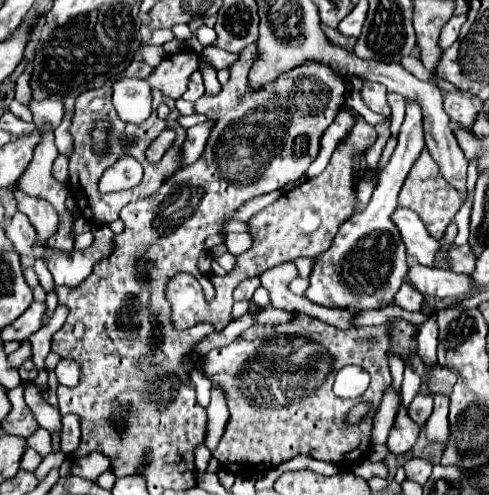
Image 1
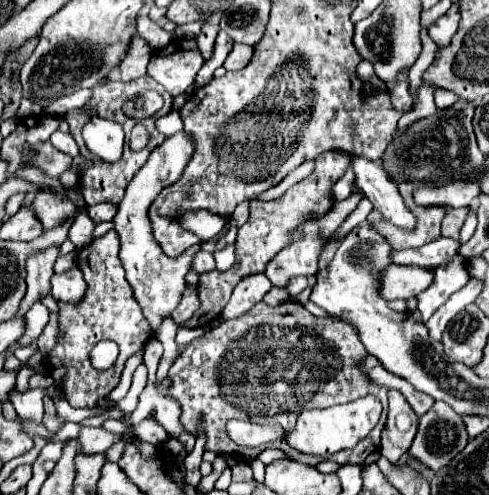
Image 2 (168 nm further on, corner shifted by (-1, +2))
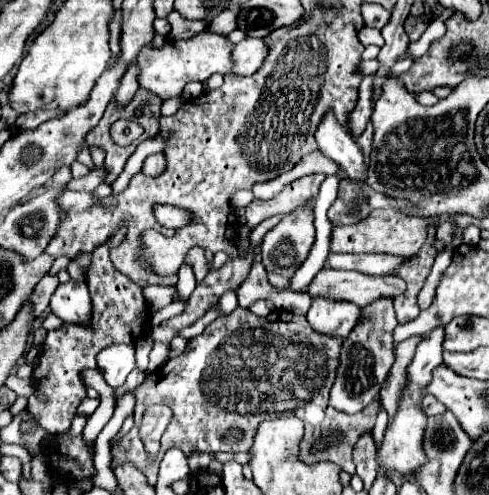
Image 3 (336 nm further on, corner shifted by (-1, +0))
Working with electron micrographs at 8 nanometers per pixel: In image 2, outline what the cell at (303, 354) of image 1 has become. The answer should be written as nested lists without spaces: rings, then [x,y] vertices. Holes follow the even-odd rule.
[[[295,301],[277,307],[257,303],[247,315],[225,321],[189,343],[185,353],[169,369],[171,385],[167,397],[179,403],[179,421],[187,433],[197,435],[197,427],[203,427],[207,439],[205,451],[241,453],[245,461],[251,461],[265,445],[247,451],[235,445],[225,433],[229,419],[247,419],[259,425],[275,421],[285,427],[285,433],[291,433],[303,409],[343,405],[371,393],[383,403],[383,415],[377,427],[355,449],[327,457],[339,465],[363,465],[379,449],[379,435],[387,419],[387,389],[369,383],[357,371],[355,363],[365,355],[367,349],[363,349],[359,335],[343,321],[313,317]]]

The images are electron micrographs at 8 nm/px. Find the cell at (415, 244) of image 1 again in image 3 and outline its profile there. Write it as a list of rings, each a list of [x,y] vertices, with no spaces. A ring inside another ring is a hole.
[[[327,113],[327,117],[323,117],[323,123],[319,125],[317,133],[315,133],[319,151],[333,159],[339,167],[343,167],[347,171],[347,175],[351,177],[351,181],[367,185],[367,163],[365,157],[361,153],[361,149],[357,147],[357,143],[345,133],[345,129],[337,123],[337,119]]]

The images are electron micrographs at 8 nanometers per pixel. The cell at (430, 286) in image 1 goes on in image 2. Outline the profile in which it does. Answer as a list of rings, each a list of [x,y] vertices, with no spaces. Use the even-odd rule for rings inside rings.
[[[391,265],[379,275],[379,295],[391,299],[411,299],[427,289],[433,281],[433,273],[419,267]]]

